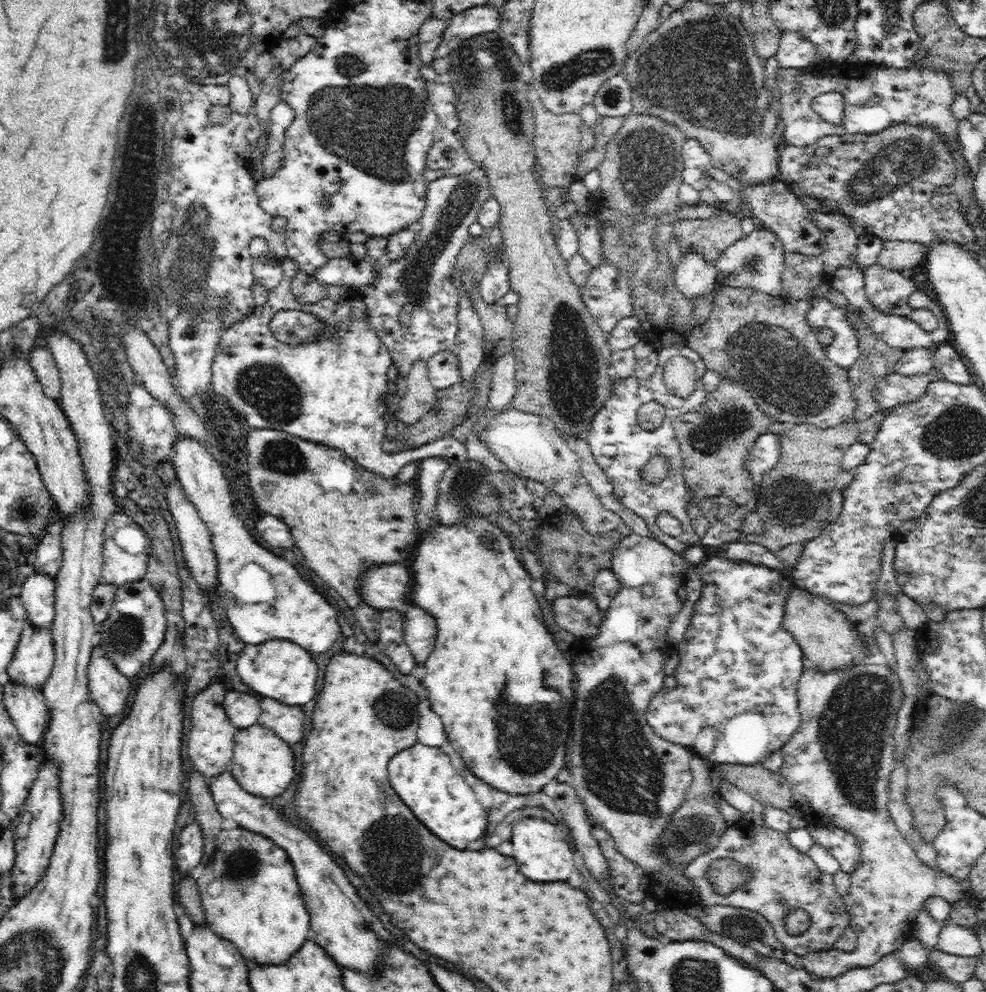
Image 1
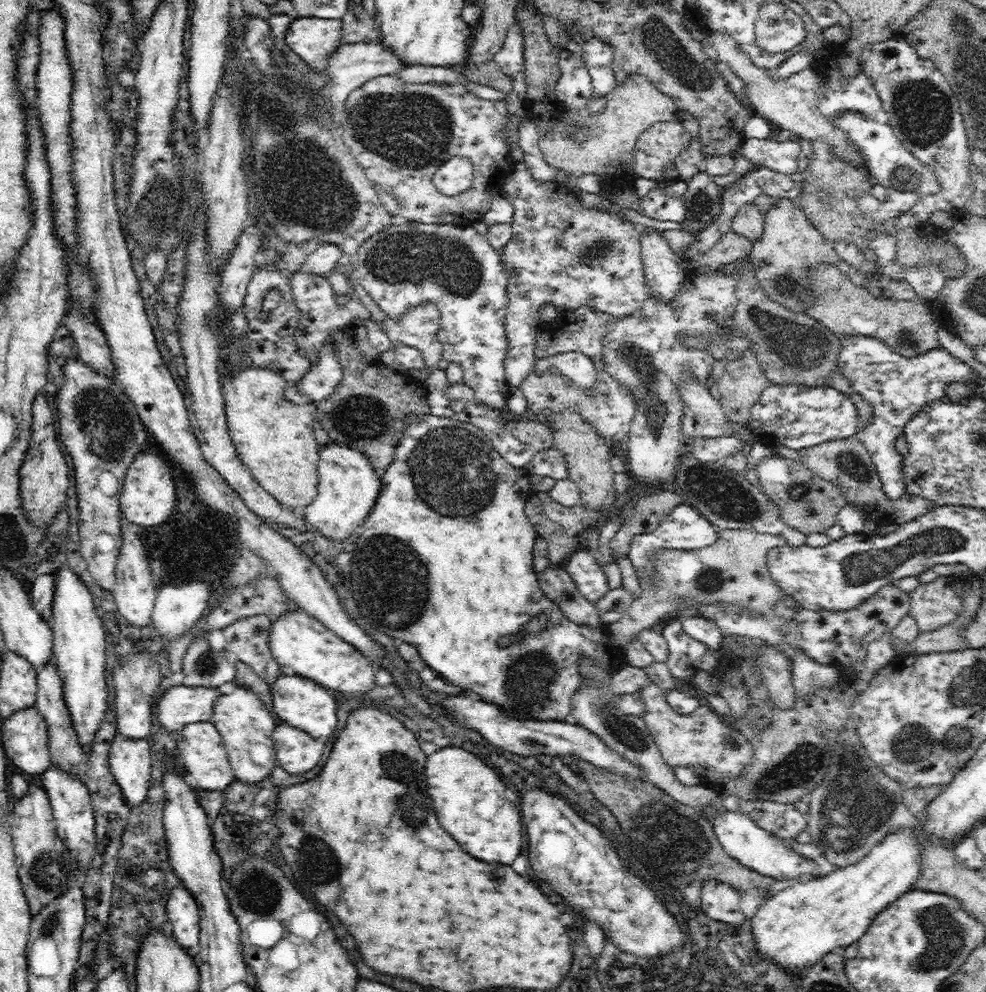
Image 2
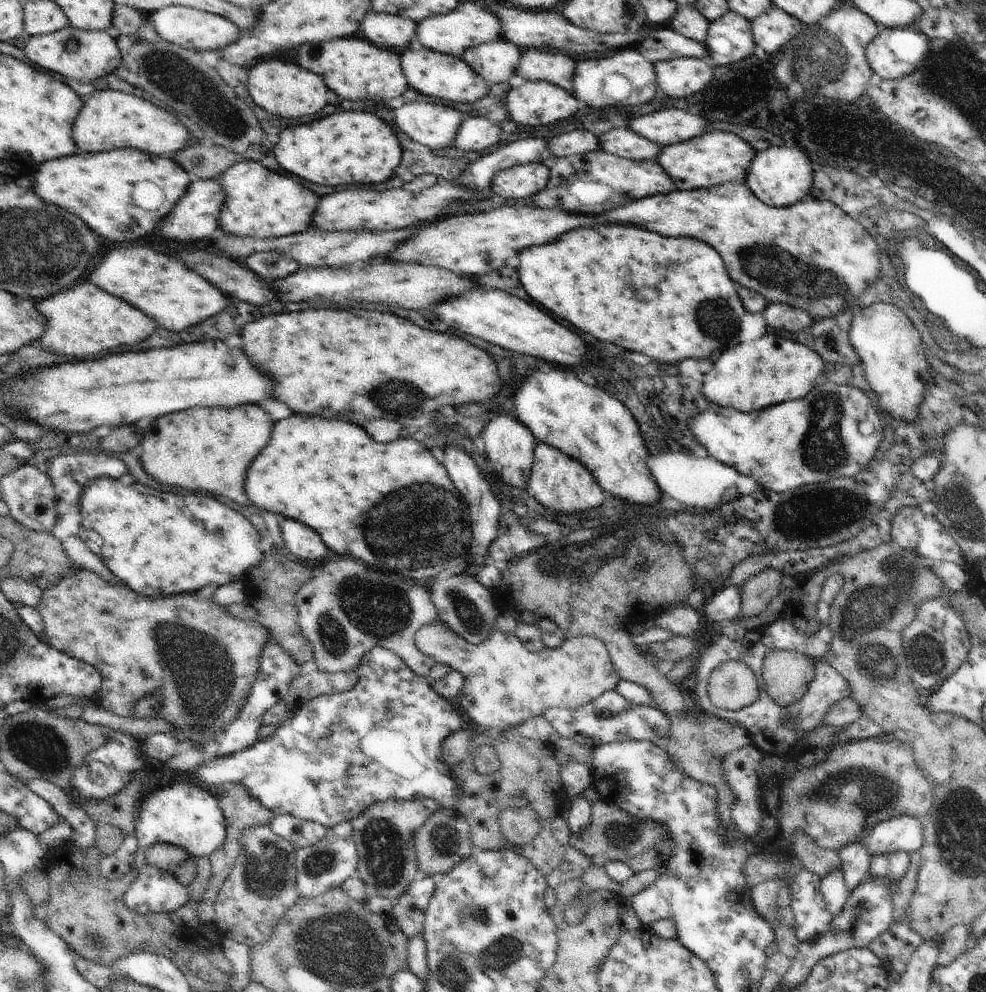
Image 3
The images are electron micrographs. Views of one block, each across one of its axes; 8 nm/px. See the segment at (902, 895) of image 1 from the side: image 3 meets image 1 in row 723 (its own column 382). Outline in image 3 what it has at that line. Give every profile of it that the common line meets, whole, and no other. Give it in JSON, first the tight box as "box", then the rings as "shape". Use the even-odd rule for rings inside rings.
{"box":[351,798,439,900],"shape":[[[390,798],[372,804],[351,821],[353,842],[359,857],[356,875],[370,892],[389,900],[398,900],[408,891],[420,875],[413,835],[439,809],[431,799]]]}

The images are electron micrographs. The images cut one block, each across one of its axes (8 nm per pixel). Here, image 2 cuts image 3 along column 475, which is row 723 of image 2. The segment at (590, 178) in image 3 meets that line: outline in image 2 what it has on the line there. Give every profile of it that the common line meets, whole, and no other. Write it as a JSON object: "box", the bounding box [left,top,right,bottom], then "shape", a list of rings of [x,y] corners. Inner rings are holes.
{"box":[175,721,236,791],"shape":[[[211,721],[188,724],[175,735],[177,750],[181,760],[183,760],[182,768],[192,784],[204,790],[225,791],[236,780],[229,763],[228,752],[224,747],[223,738]]]}

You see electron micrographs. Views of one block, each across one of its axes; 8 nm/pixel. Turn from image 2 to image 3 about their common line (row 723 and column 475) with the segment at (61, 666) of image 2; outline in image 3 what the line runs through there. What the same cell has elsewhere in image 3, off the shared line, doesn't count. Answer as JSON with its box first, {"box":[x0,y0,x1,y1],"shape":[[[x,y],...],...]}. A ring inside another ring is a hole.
{"box":[399,46,490,104],"shape":[[[417,46],[399,51],[399,55],[407,84],[421,94],[442,98],[450,102],[473,104],[484,99],[484,96],[489,92],[490,84],[484,81],[482,76],[473,72],[472,68],[469,68],[461,57]]]}

